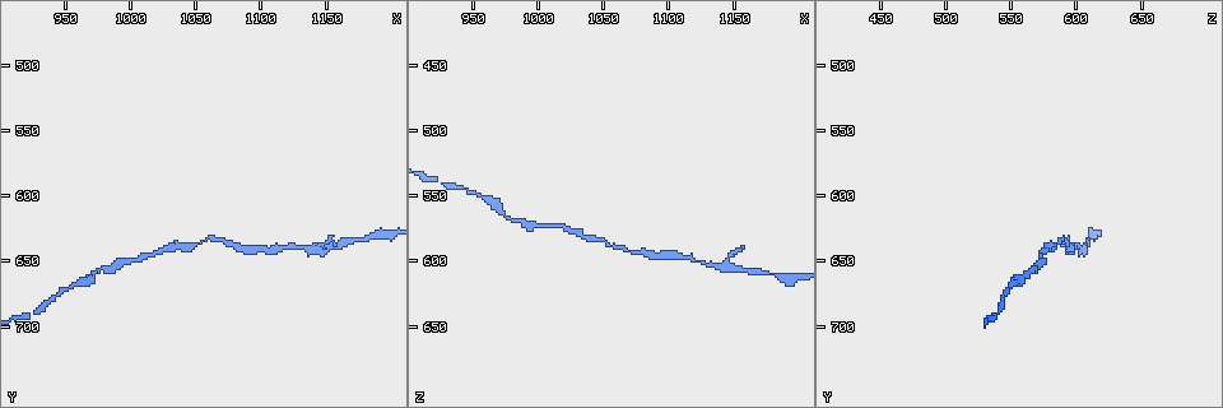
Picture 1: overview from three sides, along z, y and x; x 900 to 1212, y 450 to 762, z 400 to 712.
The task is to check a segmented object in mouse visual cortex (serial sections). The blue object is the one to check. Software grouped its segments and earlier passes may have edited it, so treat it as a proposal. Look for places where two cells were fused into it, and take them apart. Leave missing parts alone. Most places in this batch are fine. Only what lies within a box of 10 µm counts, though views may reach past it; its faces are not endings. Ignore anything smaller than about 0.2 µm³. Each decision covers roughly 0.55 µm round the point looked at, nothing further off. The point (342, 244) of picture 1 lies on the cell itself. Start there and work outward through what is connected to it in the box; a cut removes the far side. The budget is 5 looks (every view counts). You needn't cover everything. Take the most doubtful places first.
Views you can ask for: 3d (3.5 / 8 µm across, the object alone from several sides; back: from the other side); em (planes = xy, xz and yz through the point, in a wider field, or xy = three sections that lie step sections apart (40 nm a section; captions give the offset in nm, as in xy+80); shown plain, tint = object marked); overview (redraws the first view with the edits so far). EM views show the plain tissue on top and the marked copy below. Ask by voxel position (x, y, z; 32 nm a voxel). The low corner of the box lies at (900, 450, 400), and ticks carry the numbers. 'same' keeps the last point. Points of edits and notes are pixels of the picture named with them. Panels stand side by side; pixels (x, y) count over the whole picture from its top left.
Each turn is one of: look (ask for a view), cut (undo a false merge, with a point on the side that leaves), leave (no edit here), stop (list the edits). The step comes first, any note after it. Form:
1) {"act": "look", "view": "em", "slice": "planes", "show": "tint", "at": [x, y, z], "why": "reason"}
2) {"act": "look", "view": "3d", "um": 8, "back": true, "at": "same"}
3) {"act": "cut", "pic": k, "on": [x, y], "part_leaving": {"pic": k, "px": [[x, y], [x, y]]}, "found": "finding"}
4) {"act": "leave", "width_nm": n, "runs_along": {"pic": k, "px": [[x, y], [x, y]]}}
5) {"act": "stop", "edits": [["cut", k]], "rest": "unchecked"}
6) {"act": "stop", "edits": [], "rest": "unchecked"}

{"act": "look", "view": "3d", "um": 3.5, "at": [1124, 640, 604], "why": "thin neck"}

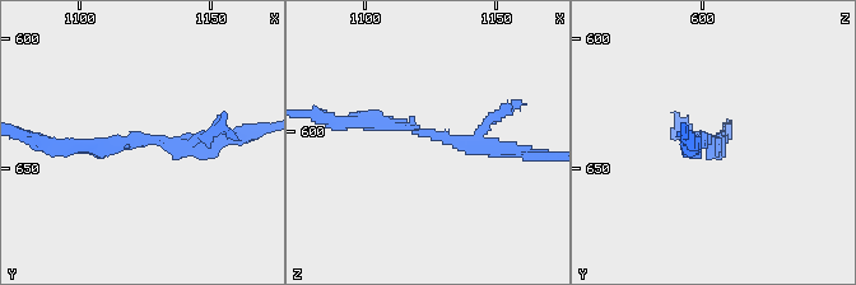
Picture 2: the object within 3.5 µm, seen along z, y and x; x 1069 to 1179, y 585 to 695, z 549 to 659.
{"act": "look", "view": "em", "slice": "planes", "show": "tint", "at": [1127, 639, 602], "why": "shape alone is not enough"}

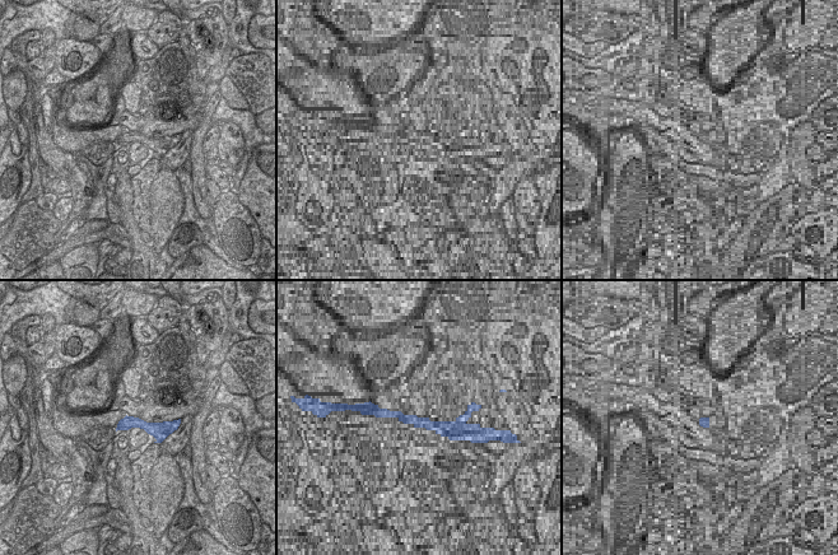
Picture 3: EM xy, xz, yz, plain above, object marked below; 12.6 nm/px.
{"act": "leave", "runs_along": {"pic": 2, "px": [[515, 149], [350, 120]]}, "found": "all the same cell"}

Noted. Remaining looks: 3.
{"act": "look", "view": "3d", "um": 3.5, "at": [924, 690, 538], "why": "thin neck"}

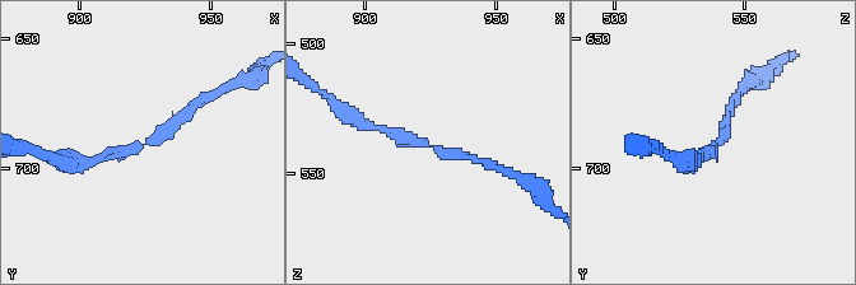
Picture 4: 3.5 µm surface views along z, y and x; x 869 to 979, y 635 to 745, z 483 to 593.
{"act": "look", "view": "em", "slice": "xy", "step": 5, "show": "tint", "at": [923, 692, 539], "arm_widths_nm": [100, 100]}

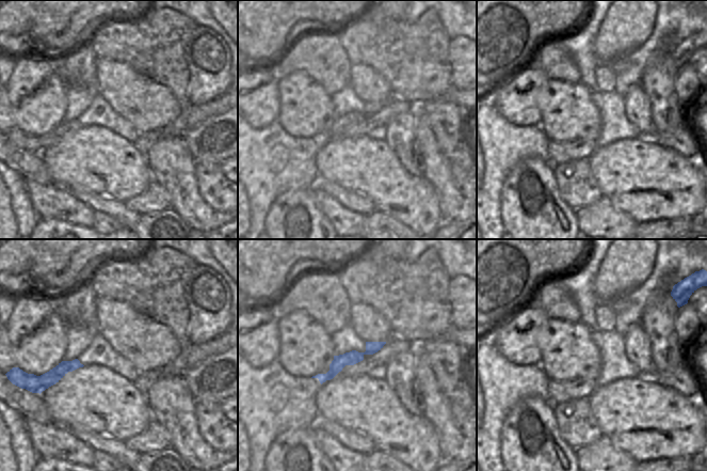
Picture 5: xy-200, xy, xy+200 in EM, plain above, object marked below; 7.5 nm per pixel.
{"act": "leave", "found": "one cell here"}

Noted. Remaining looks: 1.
{"act": "stop", "edits": [], "rest": "unchecked"}

